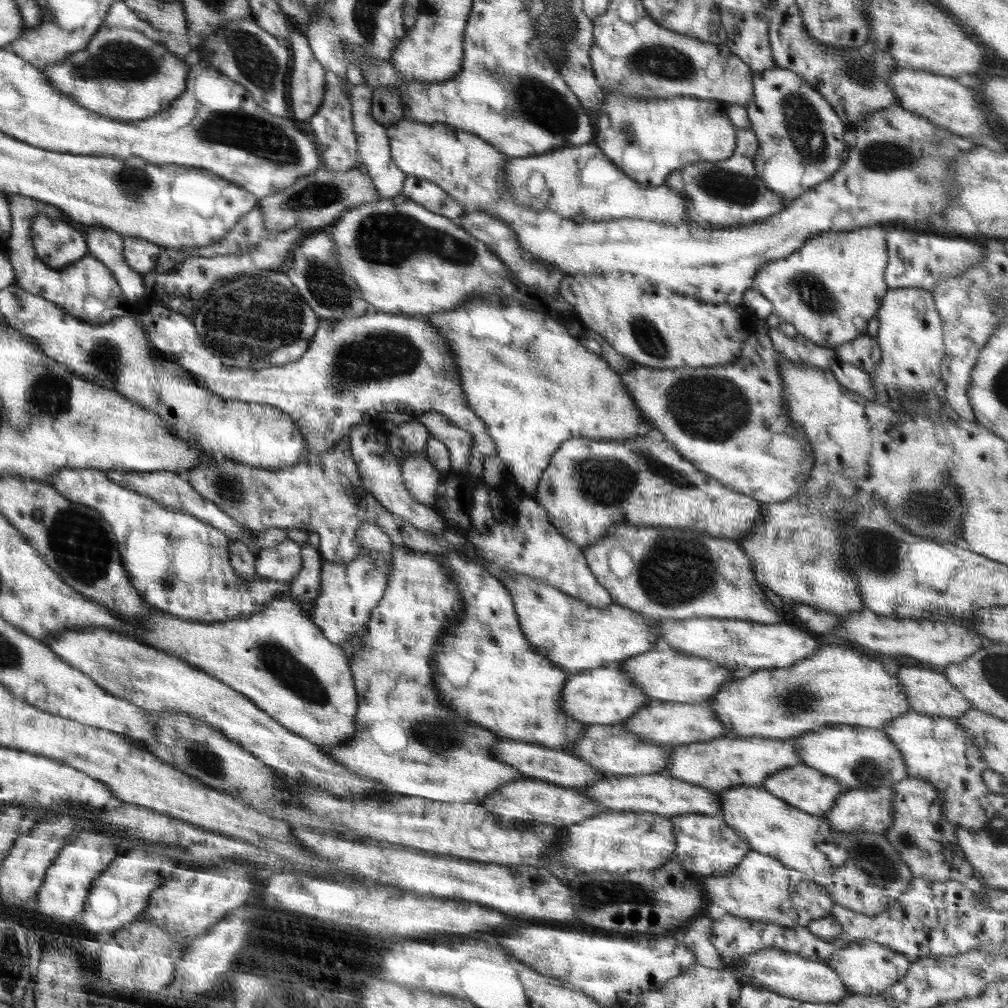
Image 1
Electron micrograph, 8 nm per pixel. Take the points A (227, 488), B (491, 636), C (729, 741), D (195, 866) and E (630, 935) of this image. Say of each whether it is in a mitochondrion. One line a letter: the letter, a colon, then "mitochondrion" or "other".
A: mitochondrion
B: mitochondrion
C: other
D: other
E: other

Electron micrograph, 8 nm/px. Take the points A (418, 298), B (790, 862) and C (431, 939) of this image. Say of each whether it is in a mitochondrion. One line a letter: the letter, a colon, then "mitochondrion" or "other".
A: other
B: other
C: other

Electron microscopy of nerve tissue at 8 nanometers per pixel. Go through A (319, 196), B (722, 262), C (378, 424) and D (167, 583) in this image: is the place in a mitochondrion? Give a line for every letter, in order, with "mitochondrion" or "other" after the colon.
A: mitochondrion
B: other
C: other
D: other

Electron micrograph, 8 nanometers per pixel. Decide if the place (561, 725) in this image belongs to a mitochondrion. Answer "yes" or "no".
yes

